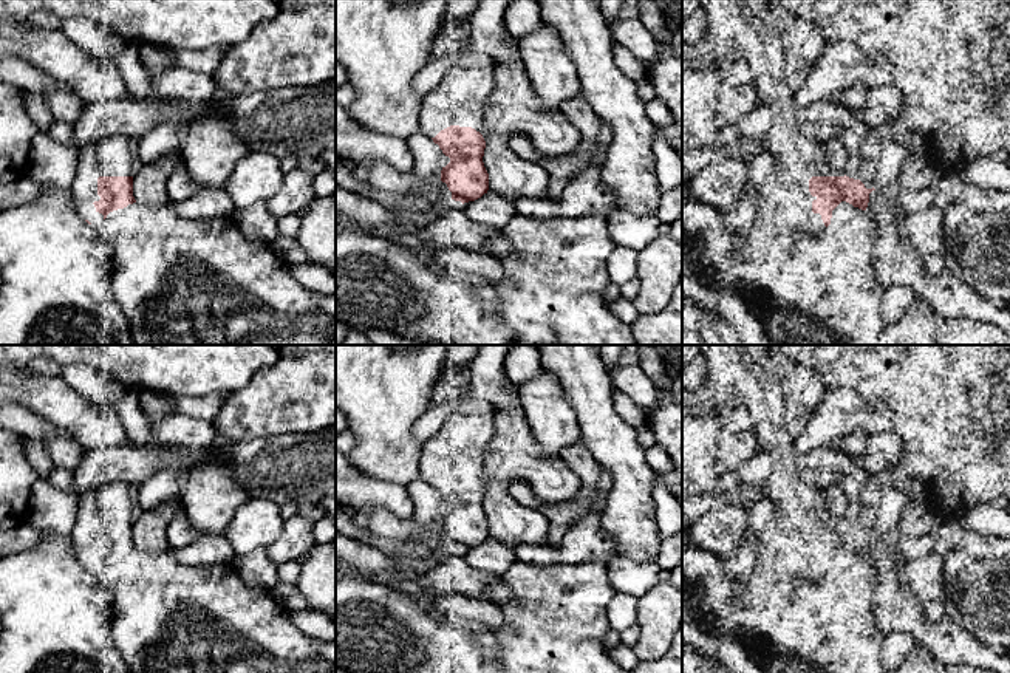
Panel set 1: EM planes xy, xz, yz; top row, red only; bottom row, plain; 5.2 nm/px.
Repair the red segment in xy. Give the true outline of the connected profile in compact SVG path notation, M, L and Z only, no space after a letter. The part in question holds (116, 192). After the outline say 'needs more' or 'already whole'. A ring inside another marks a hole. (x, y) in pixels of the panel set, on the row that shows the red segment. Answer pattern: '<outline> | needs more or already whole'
M113 135L80 149L80 164L73 183L76 210L85 221L104 235L113 251L113 296L124 311L135 345L336 345L336 292L322 296L305 289L289 272L289 266L277 255L268 241L246 238L230 217L189 220L169 209L153 209L139 204L133 196L131 156L128 138Z | needs more

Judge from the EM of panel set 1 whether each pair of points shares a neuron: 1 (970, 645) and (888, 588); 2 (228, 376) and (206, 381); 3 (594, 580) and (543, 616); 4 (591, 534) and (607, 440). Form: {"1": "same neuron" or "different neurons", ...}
{"1": "same neuron", "2": "same neuron", "3": "same neuron", "4": "different neurons"}

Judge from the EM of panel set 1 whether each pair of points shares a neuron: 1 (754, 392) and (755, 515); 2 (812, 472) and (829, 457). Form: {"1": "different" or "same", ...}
{"1": "different", "2": "same"}

